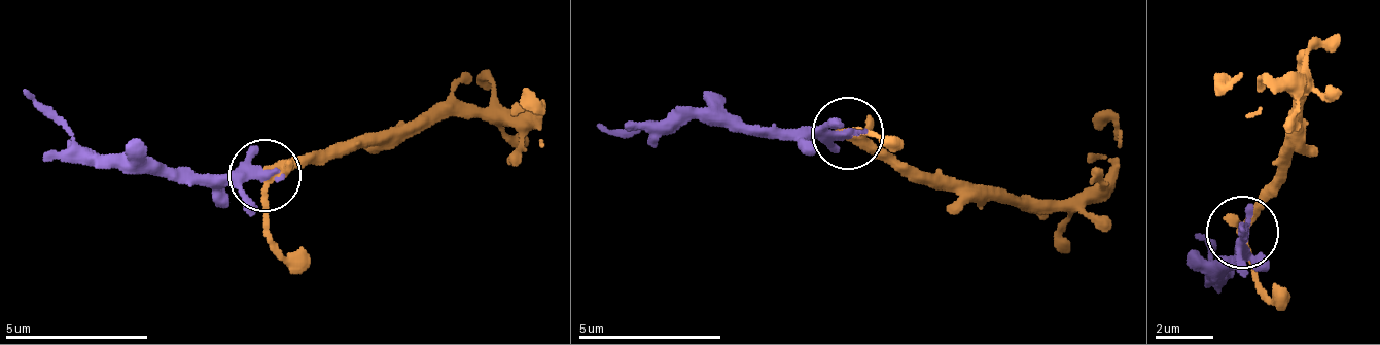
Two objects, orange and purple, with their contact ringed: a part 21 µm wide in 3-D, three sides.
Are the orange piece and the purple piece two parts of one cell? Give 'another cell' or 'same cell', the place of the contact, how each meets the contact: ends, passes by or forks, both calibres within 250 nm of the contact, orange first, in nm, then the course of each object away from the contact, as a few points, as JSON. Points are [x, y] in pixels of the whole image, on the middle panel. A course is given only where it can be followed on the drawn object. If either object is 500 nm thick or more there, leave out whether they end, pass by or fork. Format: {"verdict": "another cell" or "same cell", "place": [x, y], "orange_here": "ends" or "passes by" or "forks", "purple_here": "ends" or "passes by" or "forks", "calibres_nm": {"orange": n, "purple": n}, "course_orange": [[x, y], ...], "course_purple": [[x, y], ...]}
{"verdict": "same cell", "place": [848, 133], "orange_here": "forks", "purple_here": "forks", "calibres_nm": {"orange": 240, "purple": 240}, "course_orange": [[849, 135], [966, 187], [1028, 198], [1078, 200], [1113, 166], [1115, 130], [1092, 117]], "course_purple": [[849, 135], [728, 132], [670, 118], [615, 132], [600, 123]]}

